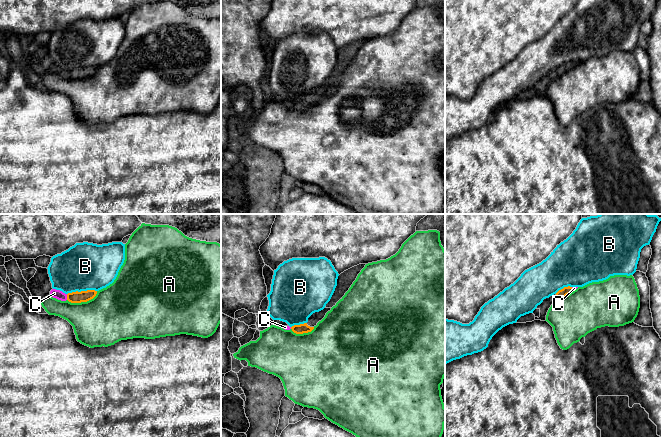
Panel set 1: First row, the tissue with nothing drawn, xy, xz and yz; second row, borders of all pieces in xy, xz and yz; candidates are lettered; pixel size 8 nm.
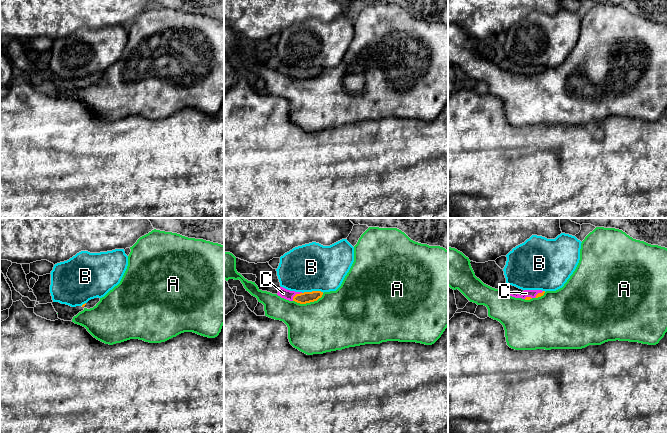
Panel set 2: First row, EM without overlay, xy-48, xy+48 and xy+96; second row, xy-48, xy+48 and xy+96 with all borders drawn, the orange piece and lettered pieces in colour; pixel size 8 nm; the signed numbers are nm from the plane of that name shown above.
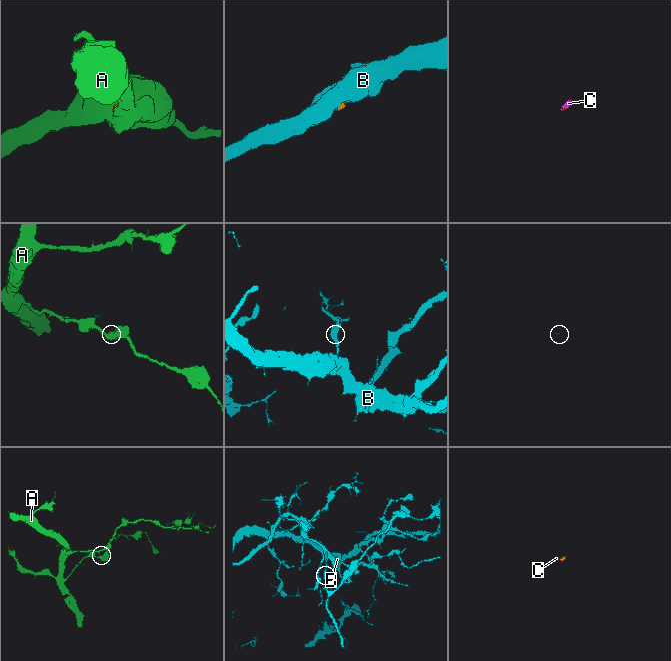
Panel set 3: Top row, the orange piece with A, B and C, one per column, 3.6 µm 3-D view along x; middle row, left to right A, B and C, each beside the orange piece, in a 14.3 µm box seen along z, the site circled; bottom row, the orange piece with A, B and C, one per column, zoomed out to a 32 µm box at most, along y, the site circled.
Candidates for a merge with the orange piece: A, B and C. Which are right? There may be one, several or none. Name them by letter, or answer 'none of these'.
C

